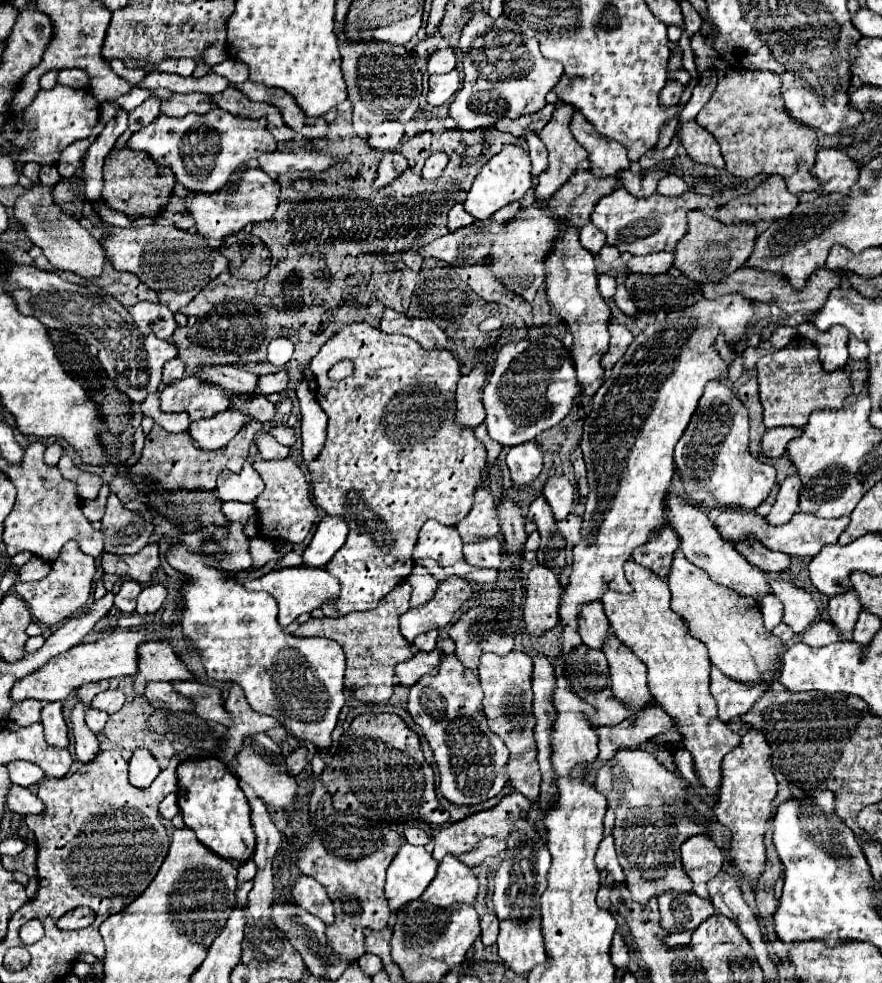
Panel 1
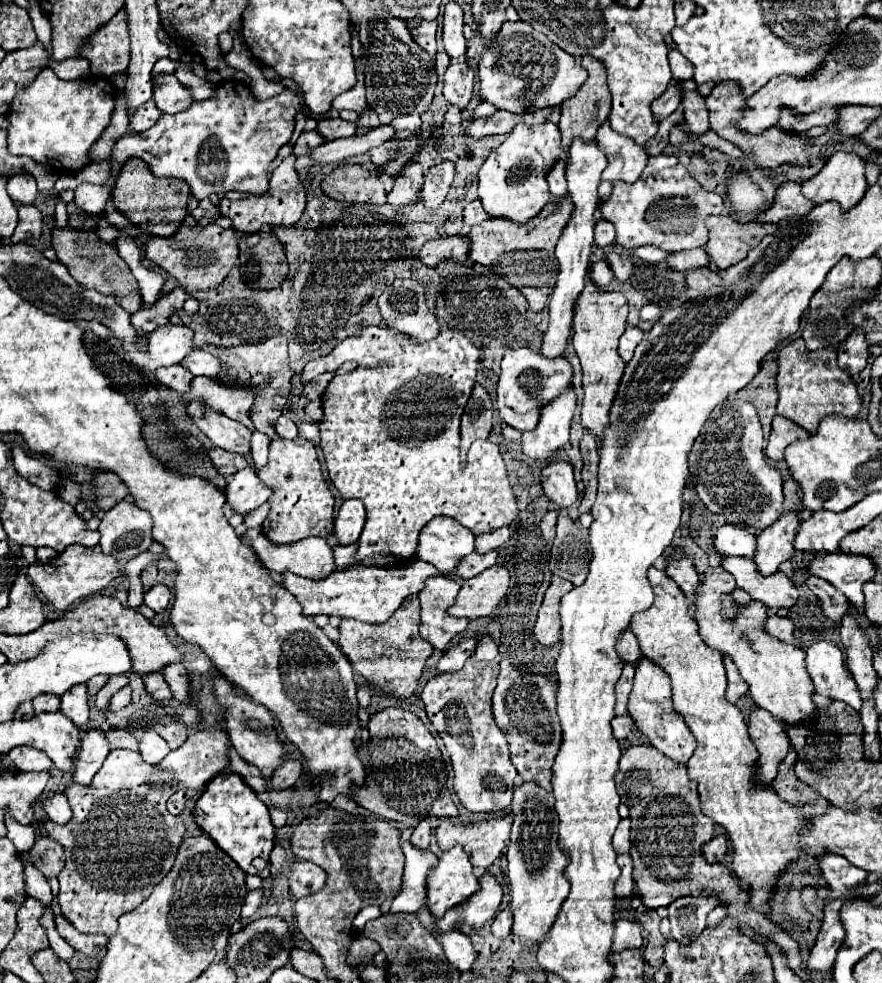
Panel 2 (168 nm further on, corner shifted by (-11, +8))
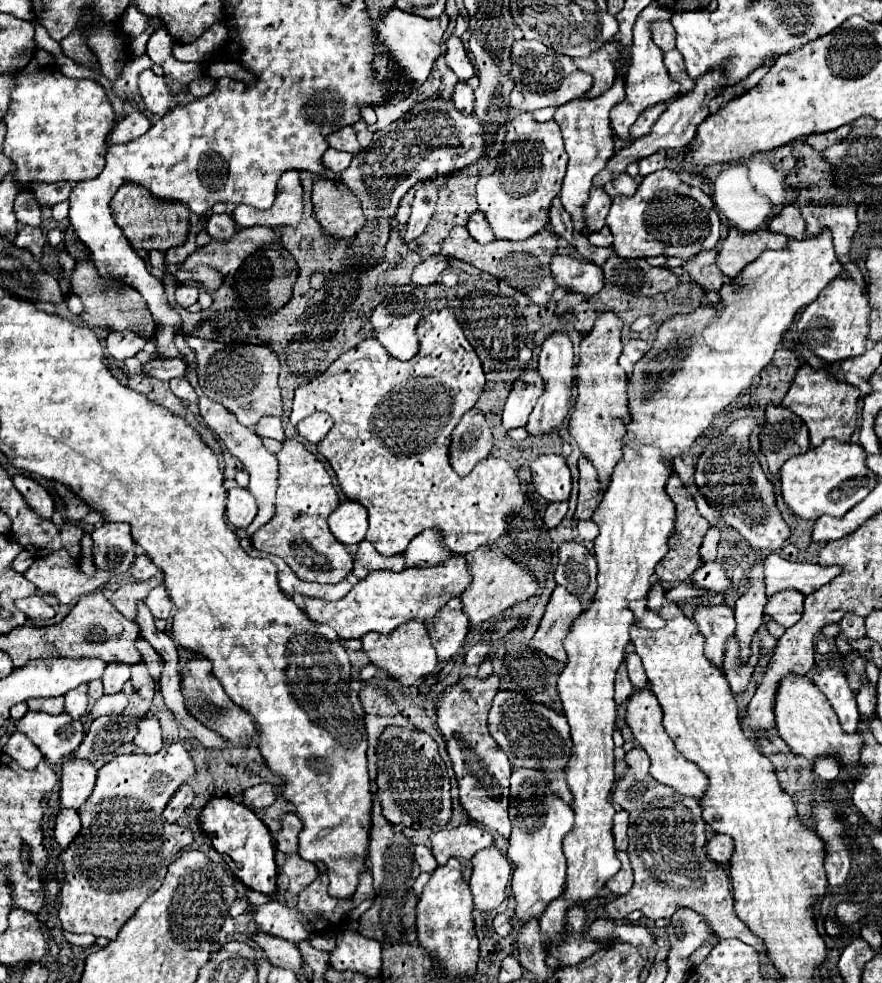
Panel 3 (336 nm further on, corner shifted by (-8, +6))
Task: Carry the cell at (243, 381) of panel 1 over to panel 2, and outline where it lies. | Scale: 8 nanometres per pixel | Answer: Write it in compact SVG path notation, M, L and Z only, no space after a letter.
M193 349L183 361L181 365L185 369L189 369L193 375L207 375L207 377L215 377L215 373L219 373L219 359L215 359L215 355L201 351L201 349Z

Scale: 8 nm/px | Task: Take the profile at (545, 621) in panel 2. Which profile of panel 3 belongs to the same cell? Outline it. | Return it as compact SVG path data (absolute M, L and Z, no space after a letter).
M556 585L544 617L540 621L540 627L536 631L536 635L532 637L530 645L540 649L542 653L550 655L552 659L566 663L566 651L562 645L562 639L572 623L572 619L580 613L582 603L580 599L576 599L576 595L572 595L568 589Z

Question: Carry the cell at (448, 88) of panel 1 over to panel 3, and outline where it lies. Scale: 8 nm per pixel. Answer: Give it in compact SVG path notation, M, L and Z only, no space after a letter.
M462 81L456 83L454 93L452 93L452 103L458 111L472 113L472 109L474 109L474 91L472 91L470 83L462 83Z

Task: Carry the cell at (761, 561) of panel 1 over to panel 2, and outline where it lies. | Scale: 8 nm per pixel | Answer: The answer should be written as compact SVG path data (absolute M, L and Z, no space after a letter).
M805 575L805 583L807 587L819 597L821 605L823 605L823 613L835 621L835 623L841 623L841 619L847 615L849 611L849 601L843 593L839 593L839 589L835 589L833 585L825 583L823 579L817 579L817 577L807 577Z

